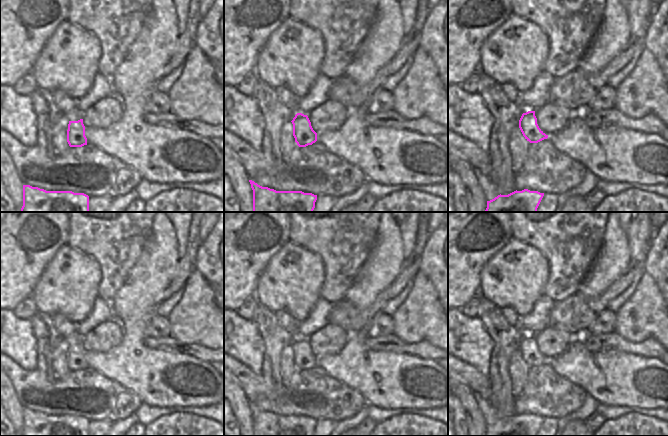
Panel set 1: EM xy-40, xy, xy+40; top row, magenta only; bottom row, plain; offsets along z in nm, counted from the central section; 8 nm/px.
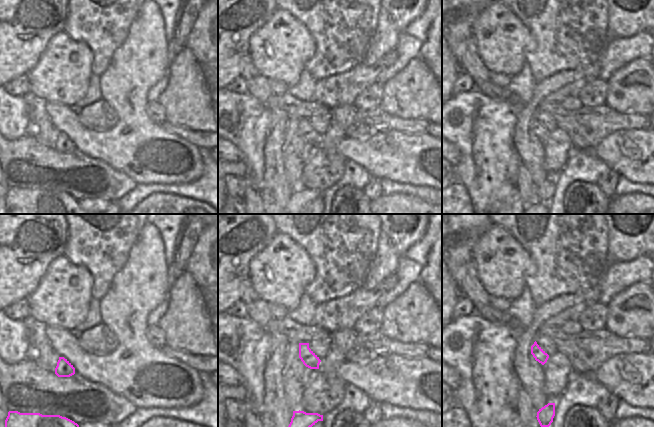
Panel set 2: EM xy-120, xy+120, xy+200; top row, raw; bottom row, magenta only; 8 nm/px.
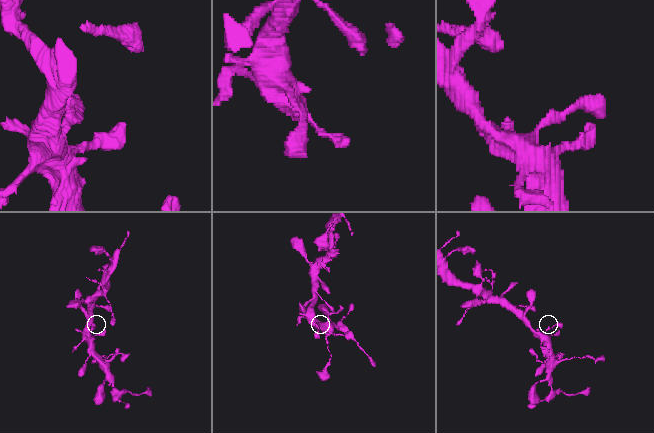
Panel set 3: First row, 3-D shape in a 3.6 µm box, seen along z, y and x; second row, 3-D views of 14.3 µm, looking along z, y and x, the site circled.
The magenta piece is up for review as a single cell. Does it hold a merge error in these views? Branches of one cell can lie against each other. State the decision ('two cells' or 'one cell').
one cell

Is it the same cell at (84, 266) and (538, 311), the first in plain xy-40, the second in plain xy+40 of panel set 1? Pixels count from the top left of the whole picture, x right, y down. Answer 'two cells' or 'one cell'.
two cells

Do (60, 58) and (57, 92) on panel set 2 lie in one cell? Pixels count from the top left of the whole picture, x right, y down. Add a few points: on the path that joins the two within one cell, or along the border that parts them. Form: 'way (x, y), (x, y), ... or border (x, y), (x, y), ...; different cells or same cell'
way (60, 66), (60, 76), (57, 79), (57, 84); same cell

